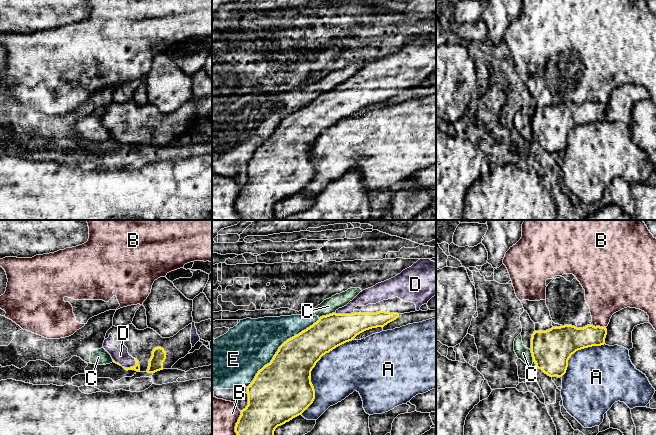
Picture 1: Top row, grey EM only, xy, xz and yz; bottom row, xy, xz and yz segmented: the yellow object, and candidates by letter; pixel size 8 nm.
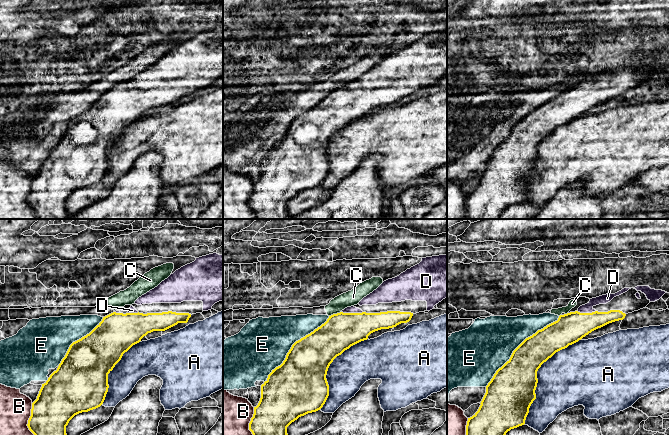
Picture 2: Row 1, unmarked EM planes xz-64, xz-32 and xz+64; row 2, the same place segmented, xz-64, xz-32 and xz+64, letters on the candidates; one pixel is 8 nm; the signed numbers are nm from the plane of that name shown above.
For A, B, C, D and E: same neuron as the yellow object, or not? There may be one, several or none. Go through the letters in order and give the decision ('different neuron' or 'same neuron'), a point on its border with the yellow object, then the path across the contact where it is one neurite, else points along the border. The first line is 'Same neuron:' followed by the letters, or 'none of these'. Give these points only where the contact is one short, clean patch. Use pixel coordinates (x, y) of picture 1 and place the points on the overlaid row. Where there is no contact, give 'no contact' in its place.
Same neuron: D
A: different neuron; contact xz (311, 370)
B: different neuron; contact xz (236, 423)
C: different neuron; contact xz (326, 315); border xz (334, 312), (322, 315), (319, 318)
D: same neuron; contact xz (344, 314); way xz (330, 331), (344, 314), (357, 301), (368, 296)
E: different neuron; contact xz (280, 346)

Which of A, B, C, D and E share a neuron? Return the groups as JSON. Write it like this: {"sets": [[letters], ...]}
{"sets": [["A"], ["B"], ["C", "E"], ["D"]]}

